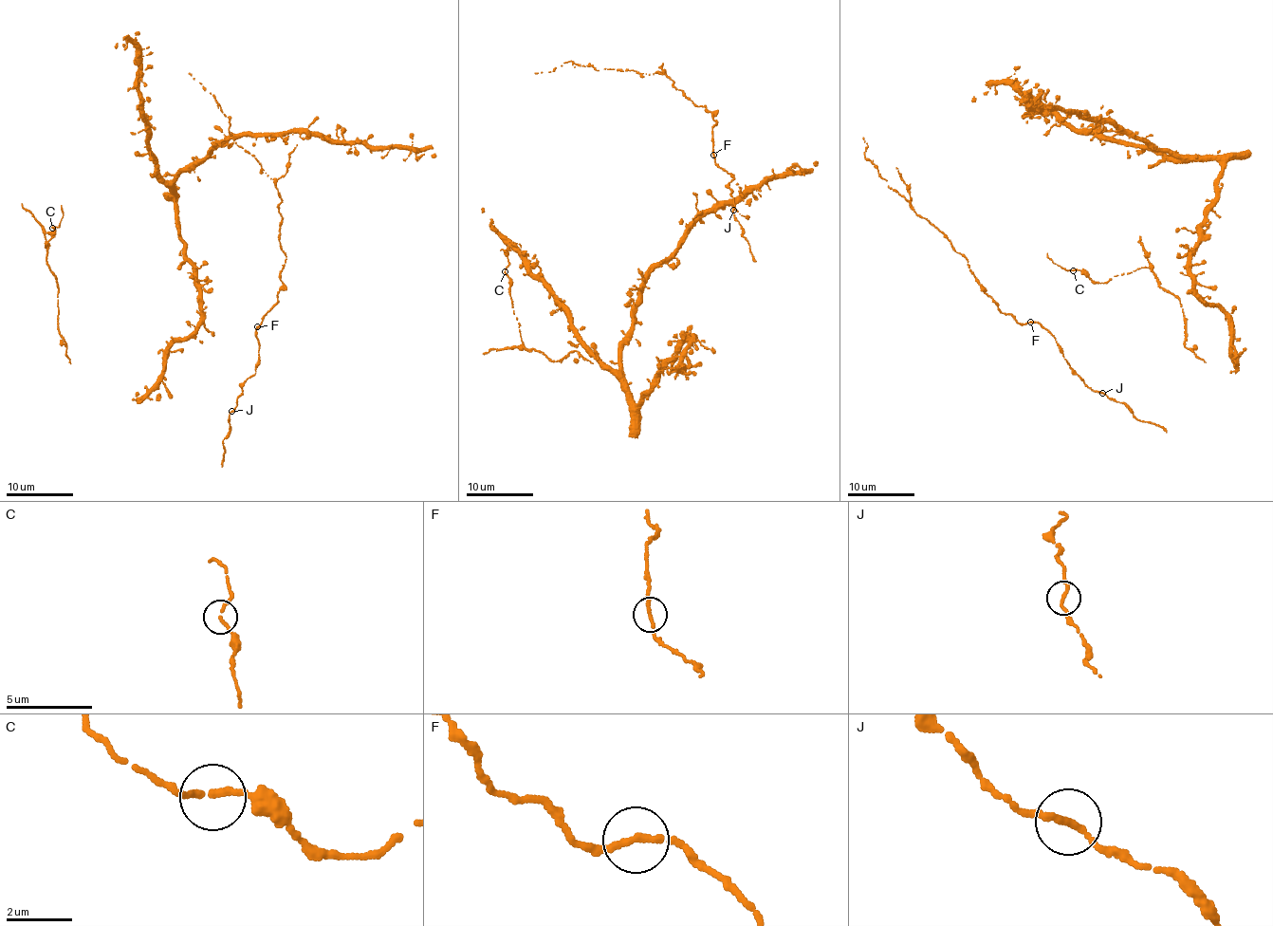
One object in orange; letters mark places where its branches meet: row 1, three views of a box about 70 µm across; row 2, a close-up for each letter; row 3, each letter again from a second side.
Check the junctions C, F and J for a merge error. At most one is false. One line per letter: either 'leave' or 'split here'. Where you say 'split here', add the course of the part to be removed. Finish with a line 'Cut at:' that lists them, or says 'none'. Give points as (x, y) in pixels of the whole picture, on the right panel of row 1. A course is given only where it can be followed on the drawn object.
C: leave
F: leave
J: leave
Cut at: none

